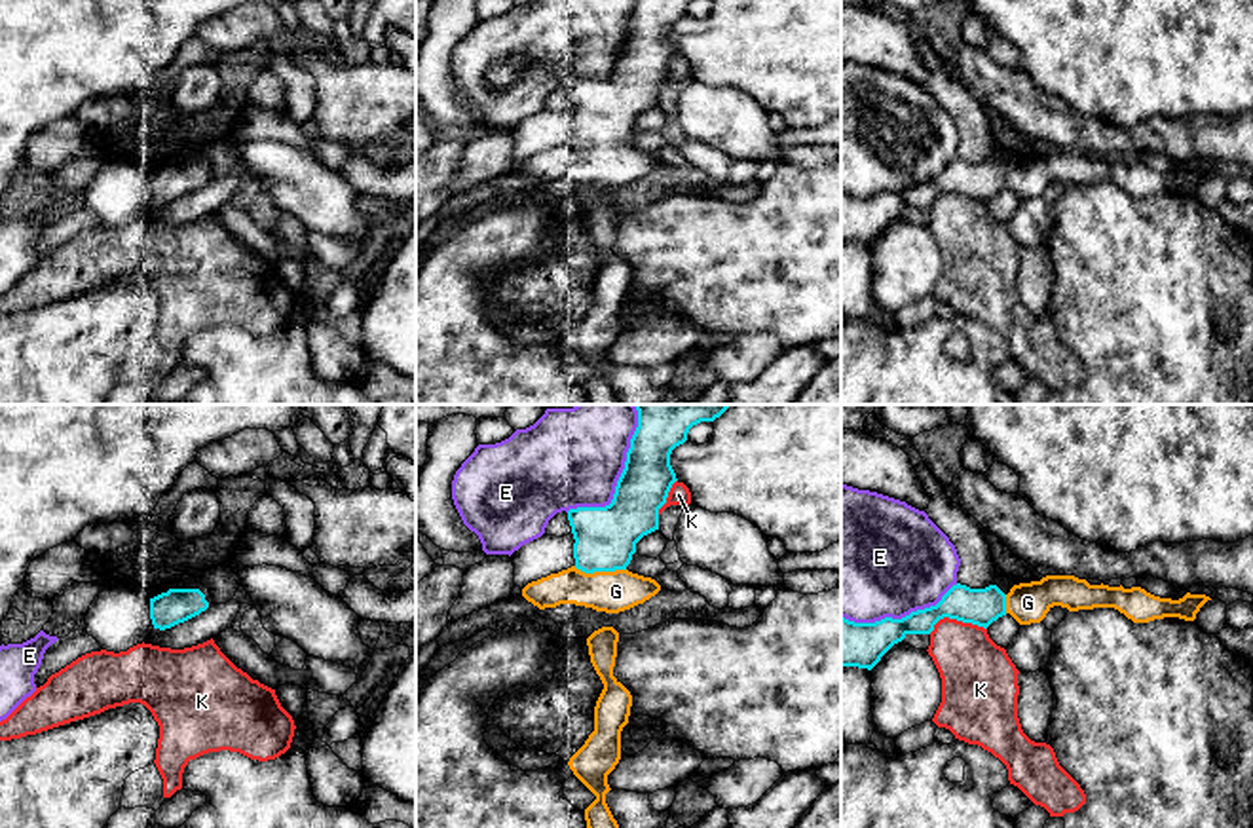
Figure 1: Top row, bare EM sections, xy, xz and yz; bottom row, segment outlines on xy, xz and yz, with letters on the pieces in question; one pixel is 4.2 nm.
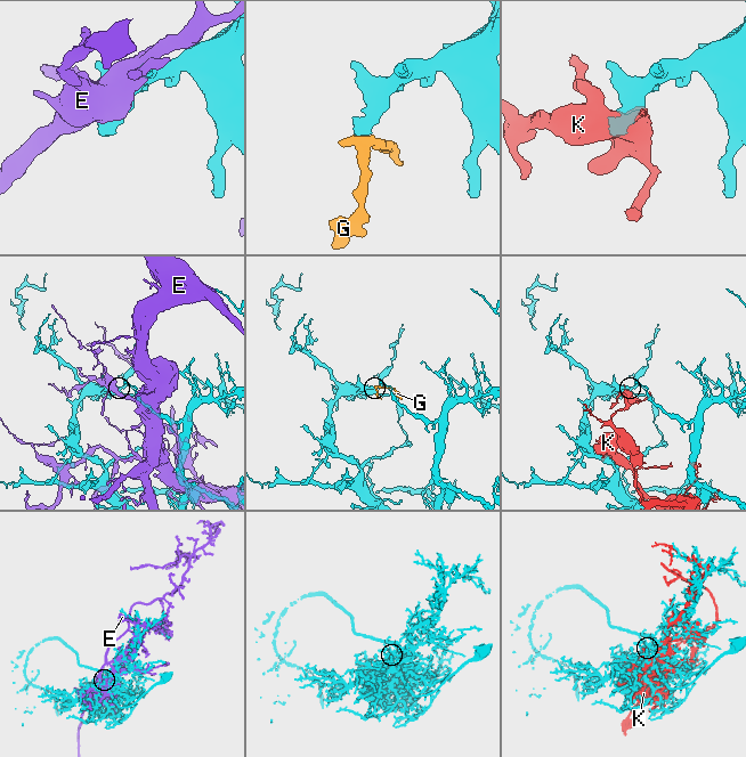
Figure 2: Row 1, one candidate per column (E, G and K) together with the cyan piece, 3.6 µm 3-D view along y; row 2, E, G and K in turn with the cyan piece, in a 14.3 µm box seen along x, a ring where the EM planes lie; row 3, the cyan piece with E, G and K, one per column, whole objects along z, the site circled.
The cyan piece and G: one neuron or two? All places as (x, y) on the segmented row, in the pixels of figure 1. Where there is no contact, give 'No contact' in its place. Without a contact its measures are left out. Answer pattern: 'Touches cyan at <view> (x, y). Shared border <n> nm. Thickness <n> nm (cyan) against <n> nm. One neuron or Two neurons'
Touches cyan at xz (600, 570). Shared border 220 nm. Thickness 260 nm (cyan) against 180 nm. One neuron

